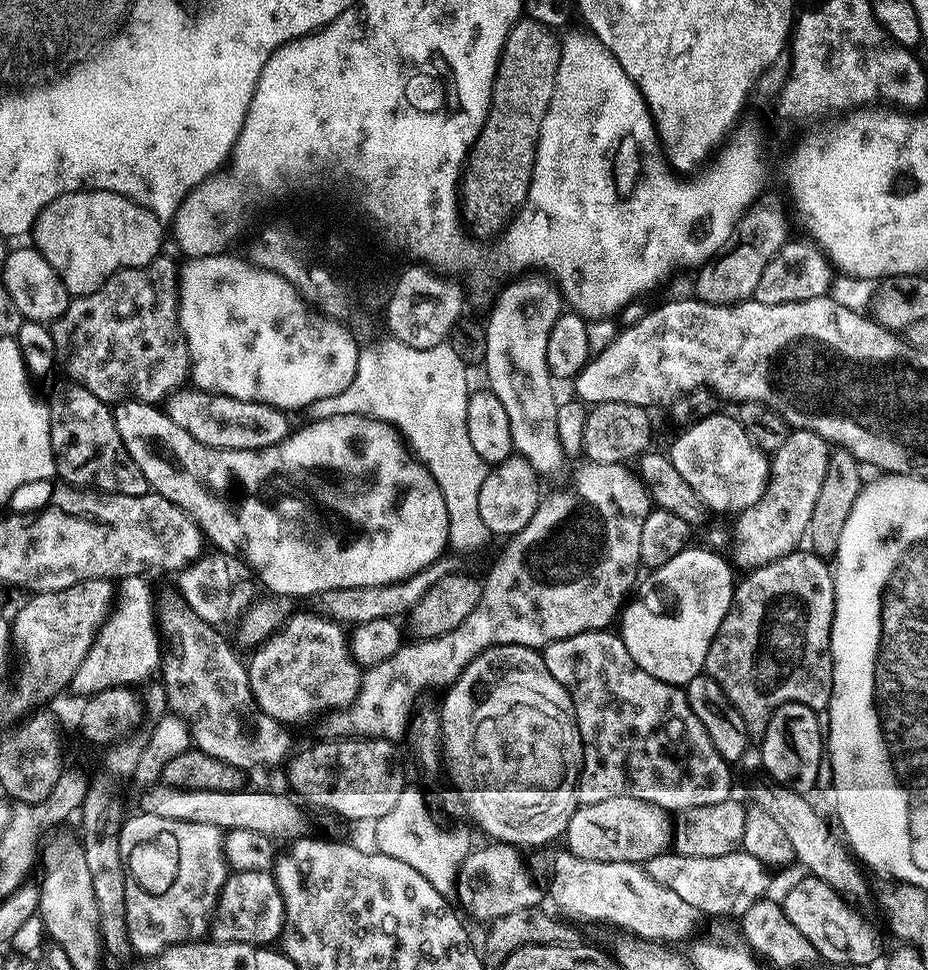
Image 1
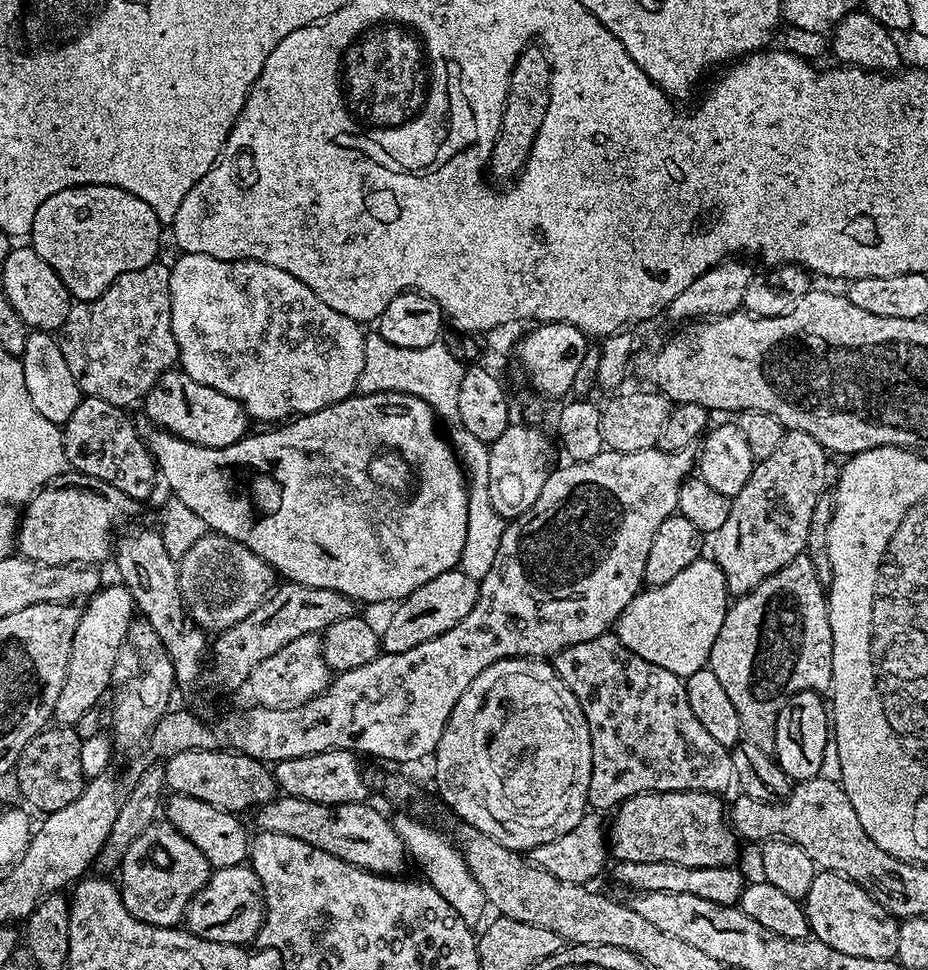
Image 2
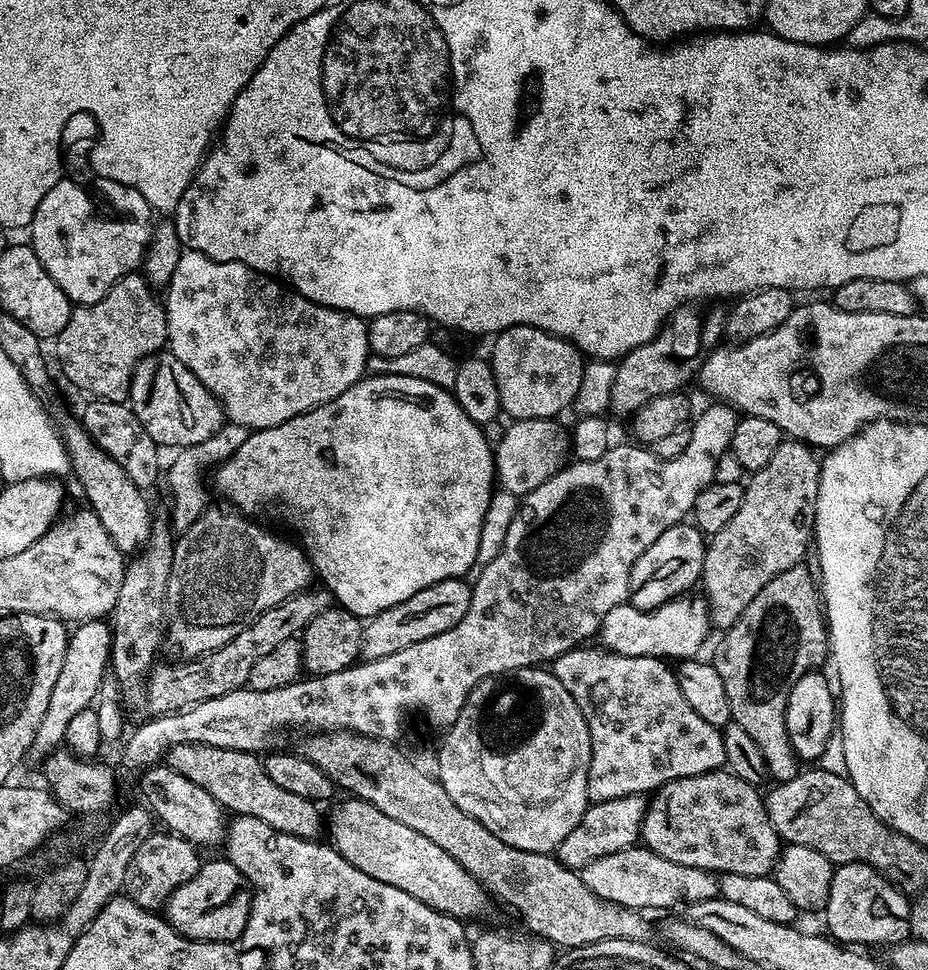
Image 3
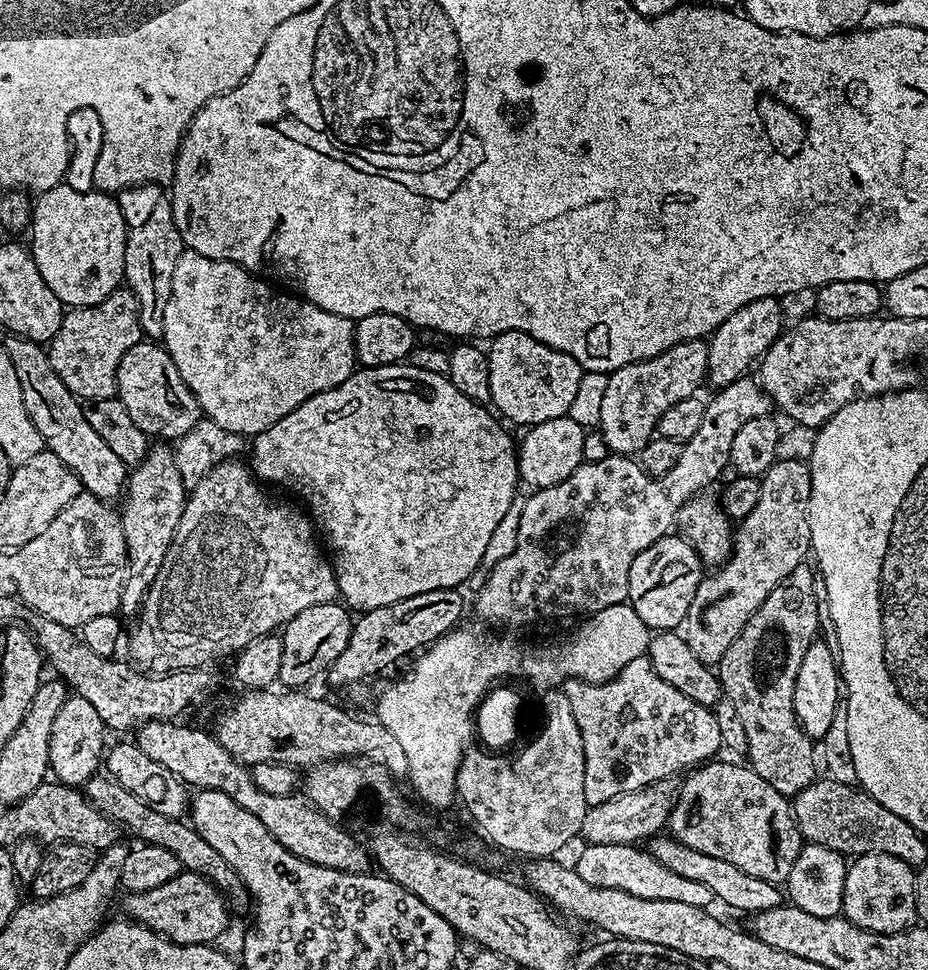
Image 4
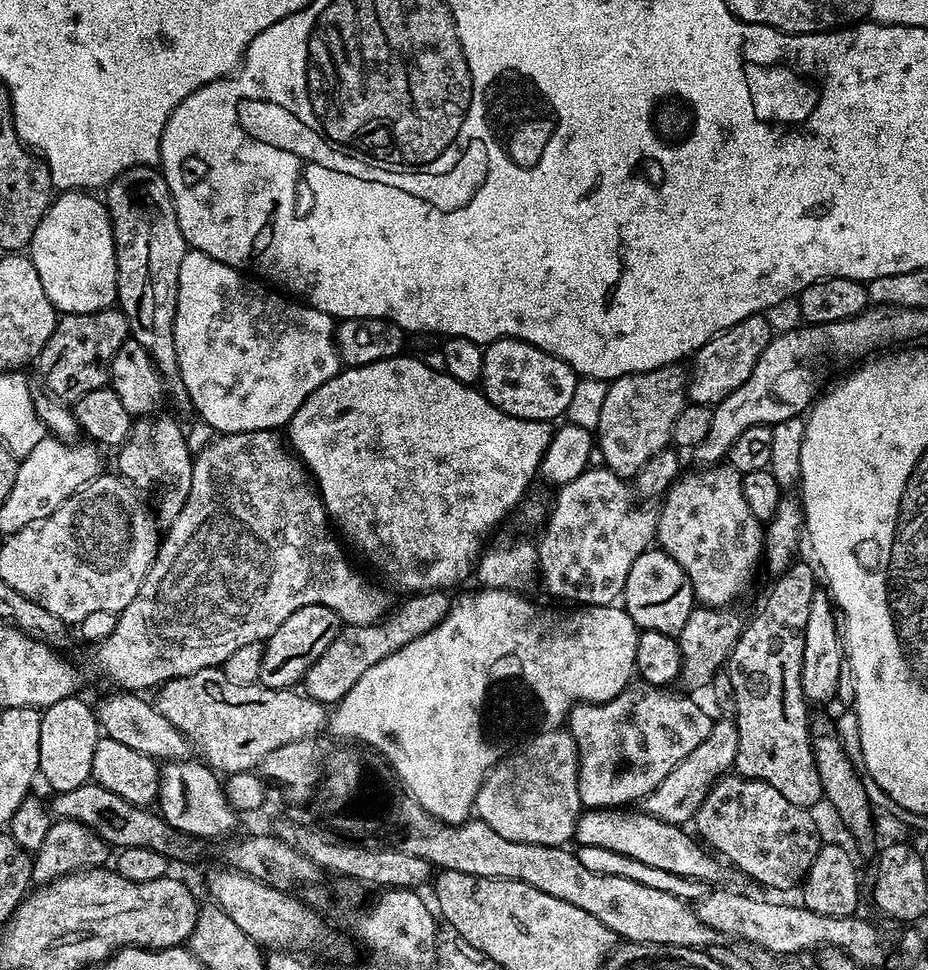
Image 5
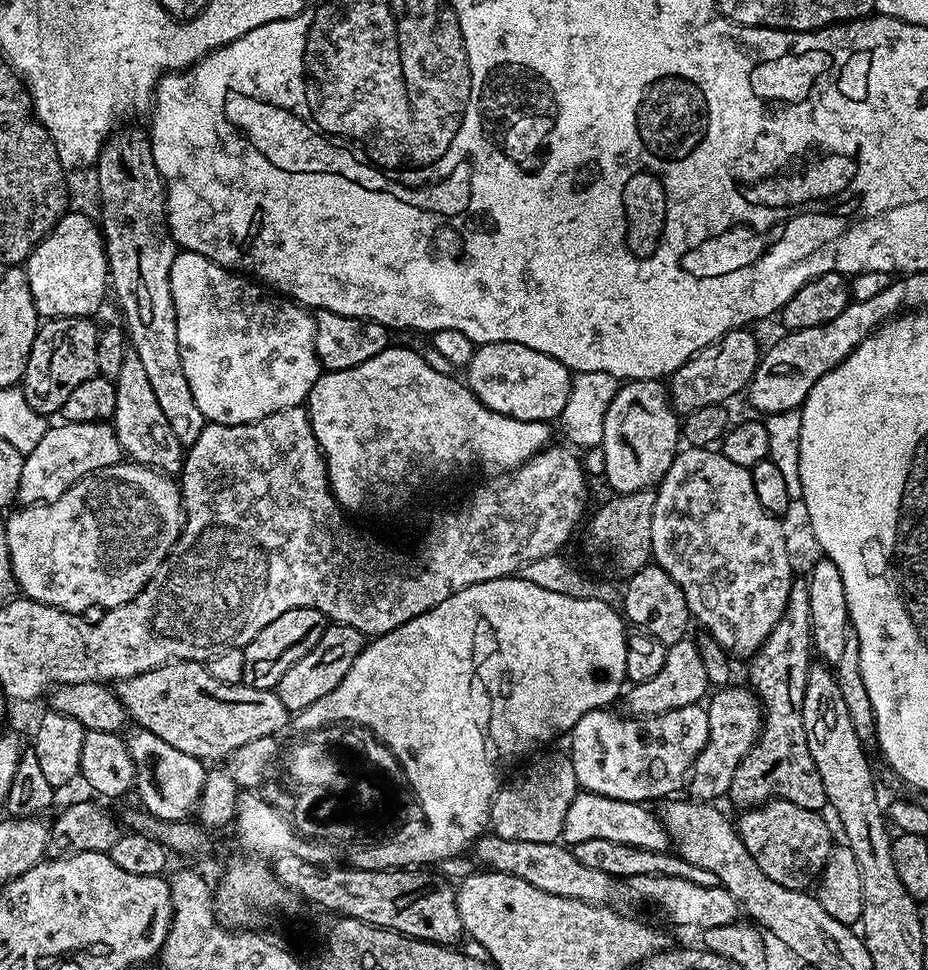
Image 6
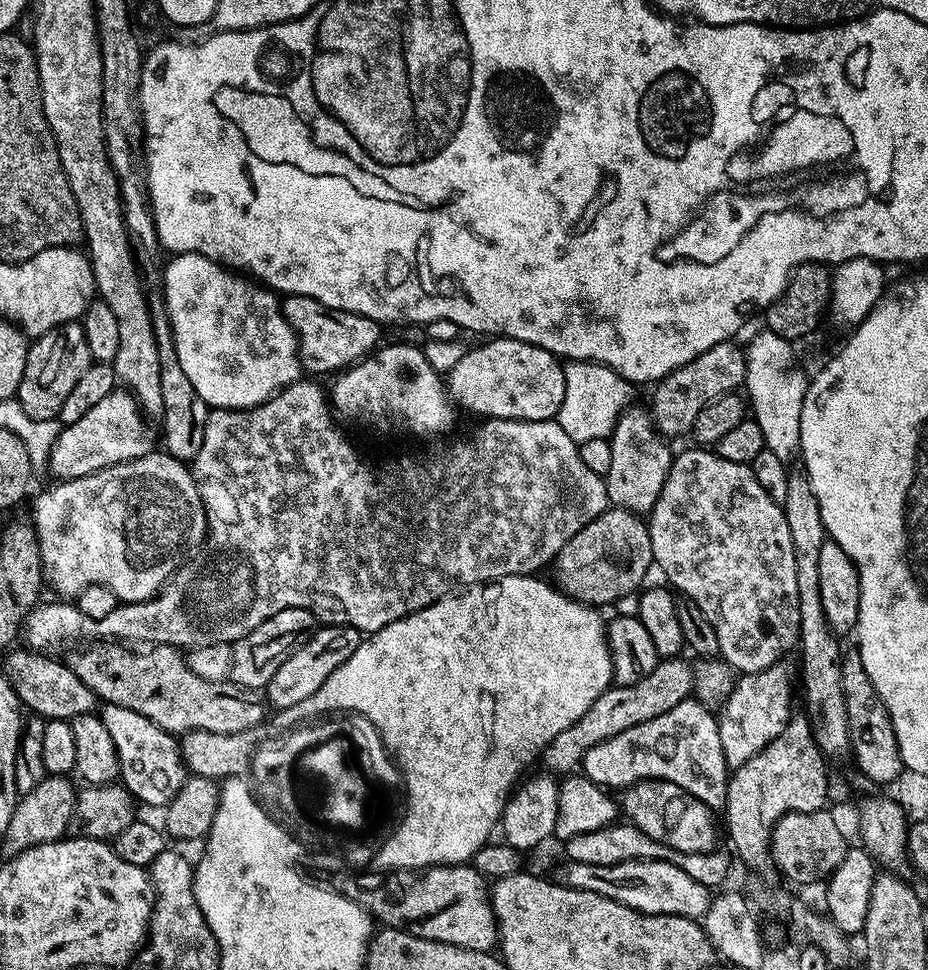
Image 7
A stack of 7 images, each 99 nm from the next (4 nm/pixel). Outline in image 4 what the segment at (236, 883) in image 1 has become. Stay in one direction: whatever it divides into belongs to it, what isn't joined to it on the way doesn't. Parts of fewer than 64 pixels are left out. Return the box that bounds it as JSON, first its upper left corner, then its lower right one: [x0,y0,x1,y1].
[123,870,230,945]

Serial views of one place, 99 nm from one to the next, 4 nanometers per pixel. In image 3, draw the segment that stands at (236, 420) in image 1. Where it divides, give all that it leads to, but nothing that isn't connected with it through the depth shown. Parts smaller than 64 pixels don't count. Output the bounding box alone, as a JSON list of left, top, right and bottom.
[128,350,226,450]

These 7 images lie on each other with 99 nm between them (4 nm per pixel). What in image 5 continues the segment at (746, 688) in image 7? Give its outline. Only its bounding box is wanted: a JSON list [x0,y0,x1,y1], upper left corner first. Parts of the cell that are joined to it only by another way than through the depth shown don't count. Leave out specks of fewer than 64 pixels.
[640,718,738,826]

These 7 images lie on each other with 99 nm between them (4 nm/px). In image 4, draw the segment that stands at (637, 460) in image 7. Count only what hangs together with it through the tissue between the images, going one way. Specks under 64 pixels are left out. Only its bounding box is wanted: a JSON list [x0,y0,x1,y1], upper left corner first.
[598,339,707,457]

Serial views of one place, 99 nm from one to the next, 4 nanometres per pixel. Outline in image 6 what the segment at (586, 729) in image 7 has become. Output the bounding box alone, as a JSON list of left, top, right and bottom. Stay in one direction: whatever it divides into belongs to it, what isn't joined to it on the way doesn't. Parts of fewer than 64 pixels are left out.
[622,638,710,718]

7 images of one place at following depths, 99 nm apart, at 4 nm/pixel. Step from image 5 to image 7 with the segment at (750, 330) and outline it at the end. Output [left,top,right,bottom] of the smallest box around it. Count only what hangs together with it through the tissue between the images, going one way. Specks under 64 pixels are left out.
[650,340,745,438]

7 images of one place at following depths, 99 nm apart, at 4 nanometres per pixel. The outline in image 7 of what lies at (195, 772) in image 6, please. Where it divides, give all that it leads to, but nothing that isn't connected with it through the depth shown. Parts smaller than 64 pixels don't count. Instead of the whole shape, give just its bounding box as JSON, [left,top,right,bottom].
[98,704,186,809]

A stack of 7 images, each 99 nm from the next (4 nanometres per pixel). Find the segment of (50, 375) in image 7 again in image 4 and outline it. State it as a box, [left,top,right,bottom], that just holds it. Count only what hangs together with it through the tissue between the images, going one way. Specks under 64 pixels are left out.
[47,286,141,401]

